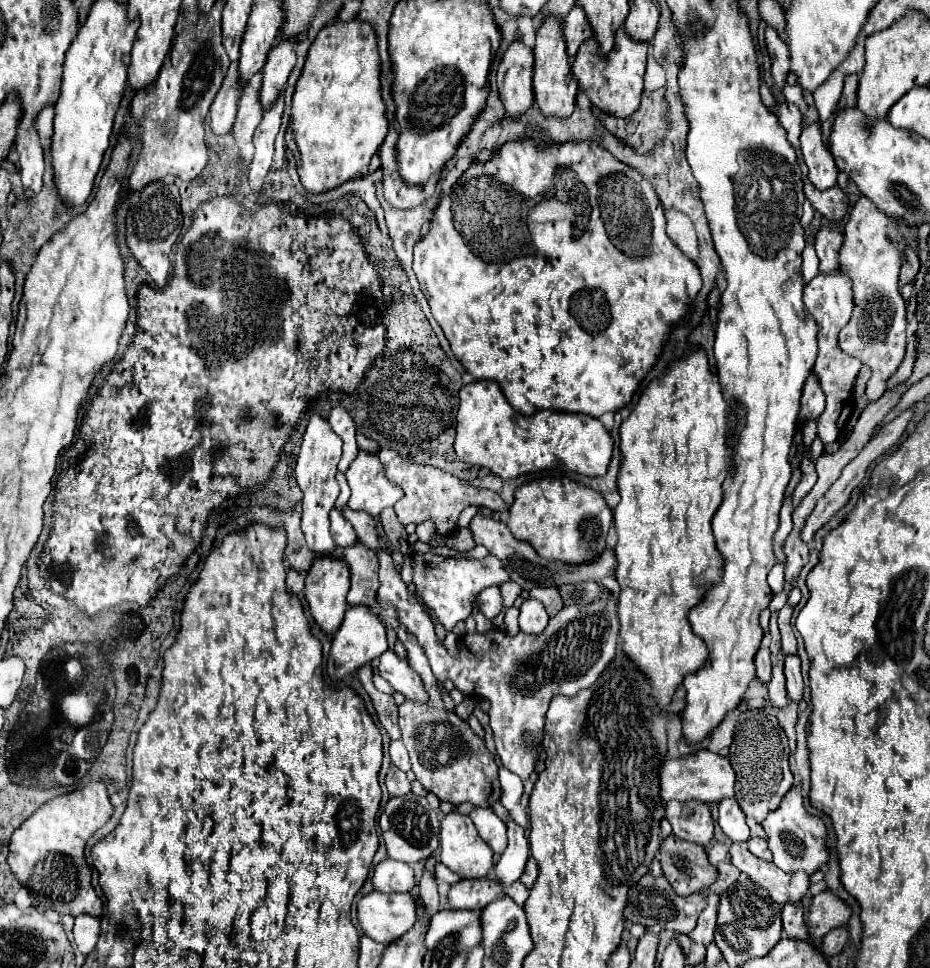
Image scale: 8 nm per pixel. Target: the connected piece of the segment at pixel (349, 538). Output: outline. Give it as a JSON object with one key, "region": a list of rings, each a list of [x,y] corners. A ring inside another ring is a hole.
{"region":[[[333,509],[333,515],[331,515],[331,535],[339,547],[349,547],[349,545],[355,545],[357,541],[355,529],[351,529],[351,523],[337,509]]]}

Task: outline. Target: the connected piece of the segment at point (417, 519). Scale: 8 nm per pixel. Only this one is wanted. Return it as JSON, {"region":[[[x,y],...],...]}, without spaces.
{"region":[[[381,449],[379,459],[381,459],[381,465],[383,465],[383,471],[385,471],[387,479],[391,483],[399,485],[403,489],[403,493],[405,493],[395,505],[397,519],[403,525],[409,525],[409,523],[419,525],[423,521],[433,521],[435,531],[439,535],[443,535],[443,537],[449,537],[459,529],[459,515],[469,505],[487,507],[491,511],[505,511],[505,501],[495,491],[477,489],[473,485],[467,485],[465,481],[461,481],[459,477],[455,477],[455,475],[443,471],[443,469],[411,463],[411,461],[399,457],[391,449]]]}

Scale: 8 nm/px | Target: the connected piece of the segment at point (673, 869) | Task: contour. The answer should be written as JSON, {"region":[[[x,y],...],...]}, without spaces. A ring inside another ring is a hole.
{"region":[[[675,835],[661,843],[659,861],[667,881],[679,895],[703,891],[717,879],[717,869],[709,863],[705,849]]]}

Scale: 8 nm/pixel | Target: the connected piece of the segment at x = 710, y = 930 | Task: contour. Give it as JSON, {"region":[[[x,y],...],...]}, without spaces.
{"region":[[[709,895],[707,909],[705,909],[705,913],[701,913],[697,927],[689,935],[693,941],[705,943],[705,945],[709,945],[713,941],[713,933],[715,933],[715,925],[717,925],[717,921],[715,921],[717,907],[719,907],[719,895]]]}

